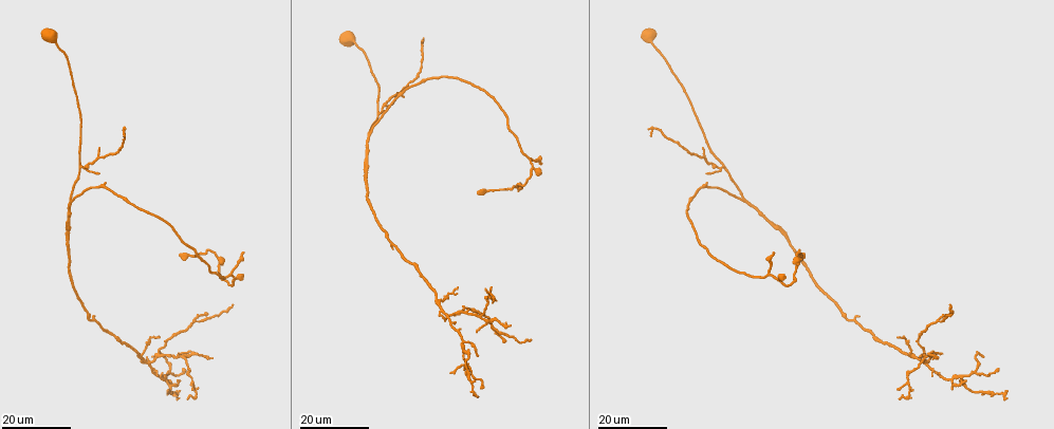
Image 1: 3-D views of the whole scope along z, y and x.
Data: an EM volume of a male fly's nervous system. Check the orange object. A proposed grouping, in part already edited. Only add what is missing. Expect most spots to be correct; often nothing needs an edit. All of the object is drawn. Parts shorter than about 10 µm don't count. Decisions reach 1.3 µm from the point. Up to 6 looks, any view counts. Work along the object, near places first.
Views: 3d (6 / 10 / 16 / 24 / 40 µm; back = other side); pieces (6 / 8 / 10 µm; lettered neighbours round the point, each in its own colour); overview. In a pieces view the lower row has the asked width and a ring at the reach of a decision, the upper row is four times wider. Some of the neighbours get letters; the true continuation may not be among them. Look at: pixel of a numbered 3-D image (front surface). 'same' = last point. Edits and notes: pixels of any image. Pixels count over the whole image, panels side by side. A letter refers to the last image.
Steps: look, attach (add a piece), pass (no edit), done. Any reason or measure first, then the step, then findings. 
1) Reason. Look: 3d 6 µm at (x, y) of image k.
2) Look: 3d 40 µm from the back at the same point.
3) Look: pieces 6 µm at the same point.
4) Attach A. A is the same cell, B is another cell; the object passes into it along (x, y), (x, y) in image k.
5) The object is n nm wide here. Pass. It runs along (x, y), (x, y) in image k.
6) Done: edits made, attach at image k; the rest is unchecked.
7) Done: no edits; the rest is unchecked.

Long arm stops here. Look: 3d 16 µm at (231, 303) of image 1.

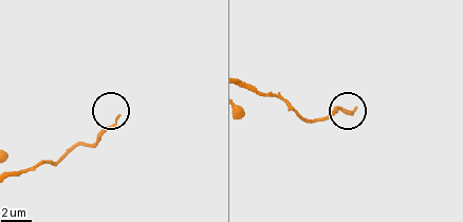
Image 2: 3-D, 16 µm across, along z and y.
Look: pieces 8 µm at (118, 117) of image 2.

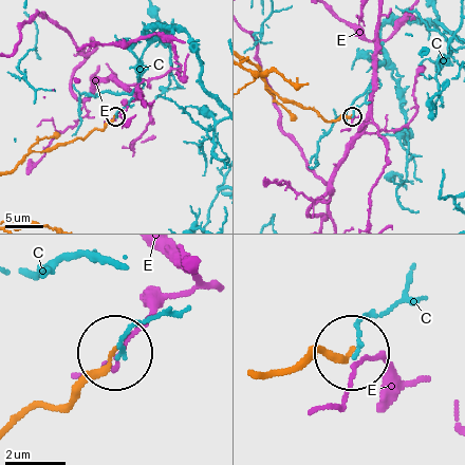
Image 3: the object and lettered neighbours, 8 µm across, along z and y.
Pass. C and E are other cells; it runs along (20, 419), (73, 398), (111, 356) in image 3; no lettered piece goes on from it.

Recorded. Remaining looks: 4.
End of a long branch. Look: 3d 16 µm at (1007, 392) of image 1.

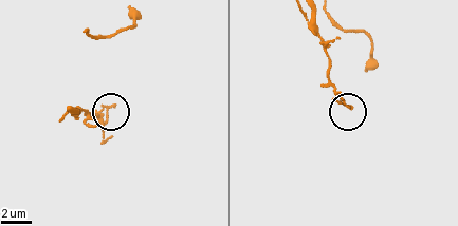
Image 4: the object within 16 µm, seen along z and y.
Look: pieces 10 µm at (114, 107) of image 4.

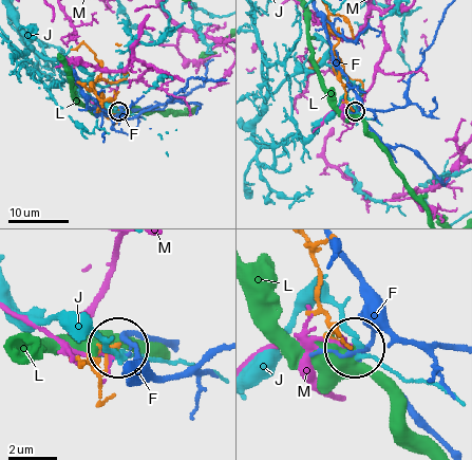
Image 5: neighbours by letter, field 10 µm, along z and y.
The object is 130 nm wide here. Pass. F, J, L and M are other cells; it runs along (307, 249), (320, 279), (323, 315), (354, 346) in image 5; none of them fits.

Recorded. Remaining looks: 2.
Tapers out. Look: 3d 24 µm at (479, 356) of image 1.

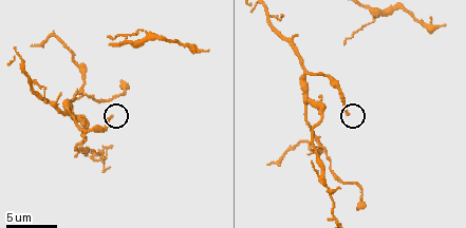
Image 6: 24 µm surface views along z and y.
Look: pieces 8 µm at (347, 114) of image 6.

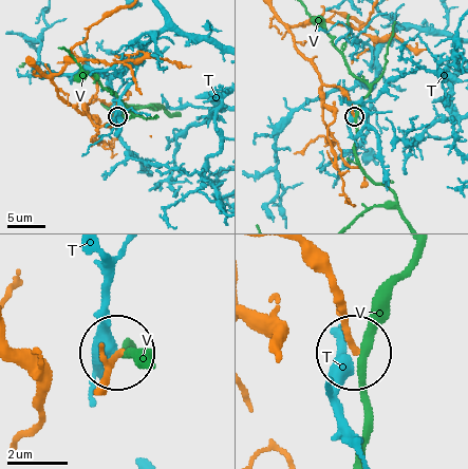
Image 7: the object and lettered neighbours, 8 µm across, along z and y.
Pass. T and V are other cells; it runs along (275, 16), (320, 80), (345, 95), (353, 115) in image 7; none of them fits.

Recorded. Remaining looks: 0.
Done: no edits; the rest is unchecked.

